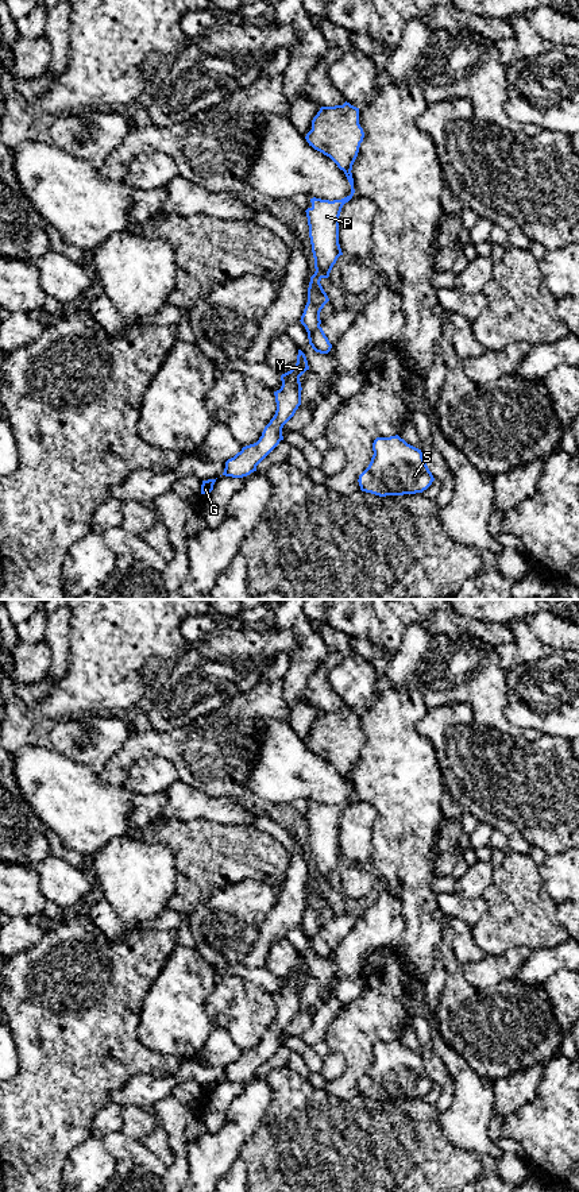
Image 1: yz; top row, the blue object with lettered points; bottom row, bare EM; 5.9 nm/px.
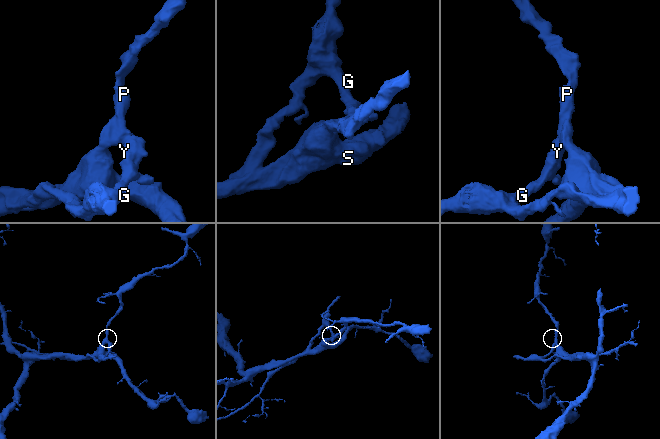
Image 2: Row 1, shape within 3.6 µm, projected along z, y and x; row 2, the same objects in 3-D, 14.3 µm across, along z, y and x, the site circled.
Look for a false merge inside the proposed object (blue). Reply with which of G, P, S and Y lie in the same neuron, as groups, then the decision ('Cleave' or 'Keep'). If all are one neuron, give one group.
Groups: G Y / P S. Cleave

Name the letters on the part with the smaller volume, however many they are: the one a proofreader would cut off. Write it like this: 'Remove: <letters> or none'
Remove: G, Y

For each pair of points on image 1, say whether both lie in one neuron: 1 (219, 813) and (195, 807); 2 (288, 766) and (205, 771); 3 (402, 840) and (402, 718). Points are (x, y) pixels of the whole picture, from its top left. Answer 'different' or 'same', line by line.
1: same
2: different
3: same

